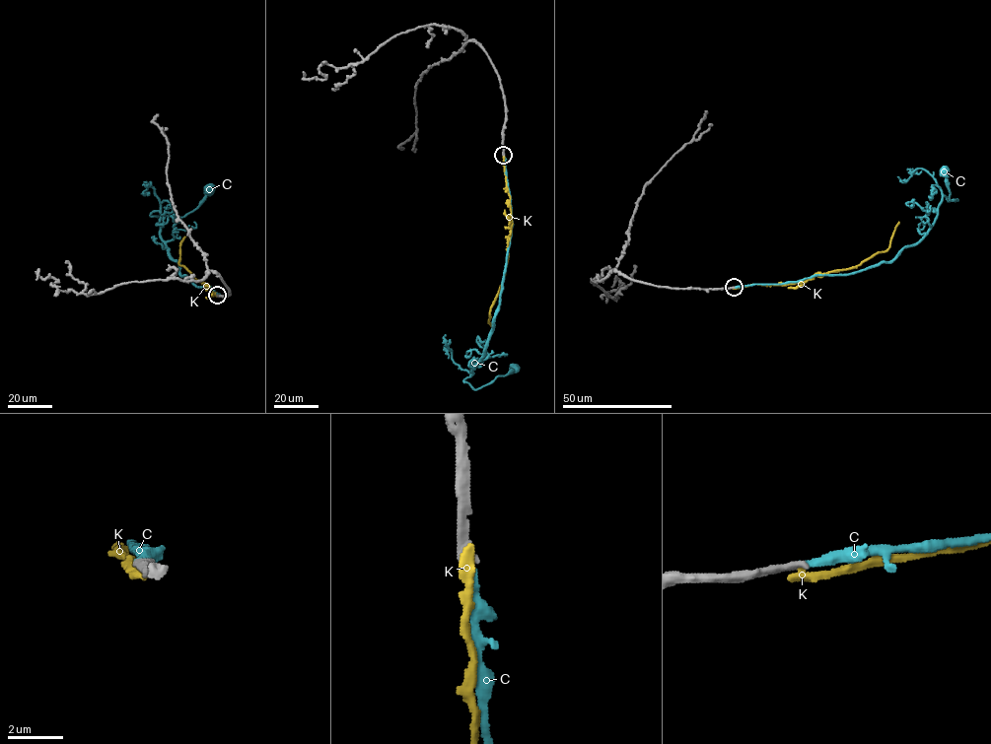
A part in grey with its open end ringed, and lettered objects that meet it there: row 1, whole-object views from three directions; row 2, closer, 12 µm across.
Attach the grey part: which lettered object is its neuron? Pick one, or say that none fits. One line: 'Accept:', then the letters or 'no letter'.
Accept: C

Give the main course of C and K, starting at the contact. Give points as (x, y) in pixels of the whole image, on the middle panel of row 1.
C: (503, 155), (512, 222), (502, 289), (488, 344), (471, 375), (463, 381), (477, 389), (515, 367)
K: (503, 155), (511, 226), (504, 278), (488, 322), (492, 326)

